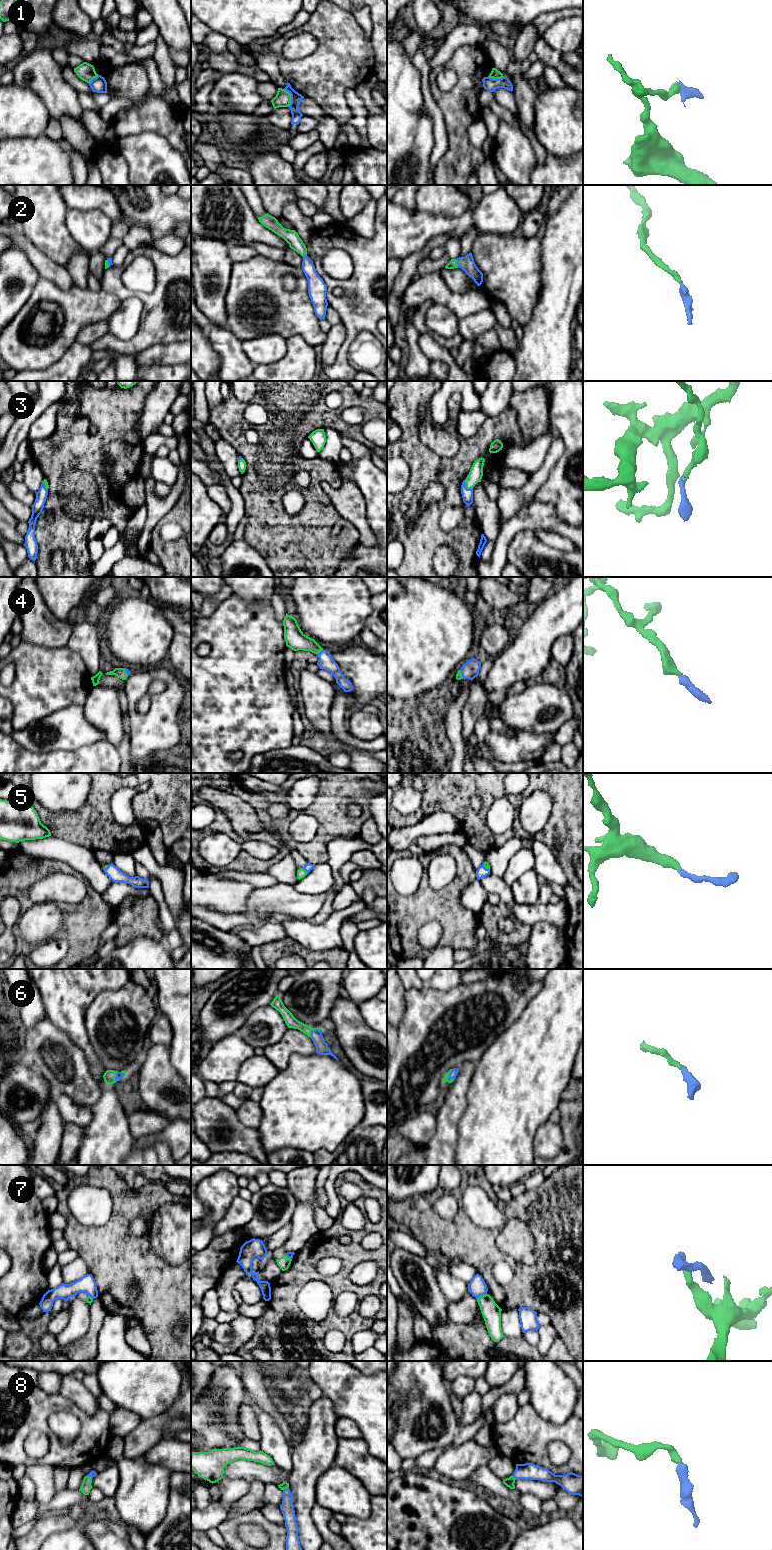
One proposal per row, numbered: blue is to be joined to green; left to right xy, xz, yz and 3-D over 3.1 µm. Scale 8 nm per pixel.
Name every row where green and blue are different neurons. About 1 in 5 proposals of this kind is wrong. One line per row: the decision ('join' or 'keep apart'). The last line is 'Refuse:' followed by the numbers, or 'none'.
1: keep apart
2: join
3: join
4: join
5: join
6: join
7: keep apart
8: join
Refuse: 1, 7

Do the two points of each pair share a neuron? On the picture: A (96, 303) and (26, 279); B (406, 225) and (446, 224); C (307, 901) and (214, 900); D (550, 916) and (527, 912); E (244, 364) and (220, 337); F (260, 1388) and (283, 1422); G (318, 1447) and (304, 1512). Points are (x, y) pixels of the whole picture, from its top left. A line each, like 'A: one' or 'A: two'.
A: two
B: one
C: two
D: one
E: one
F: one
G: one

